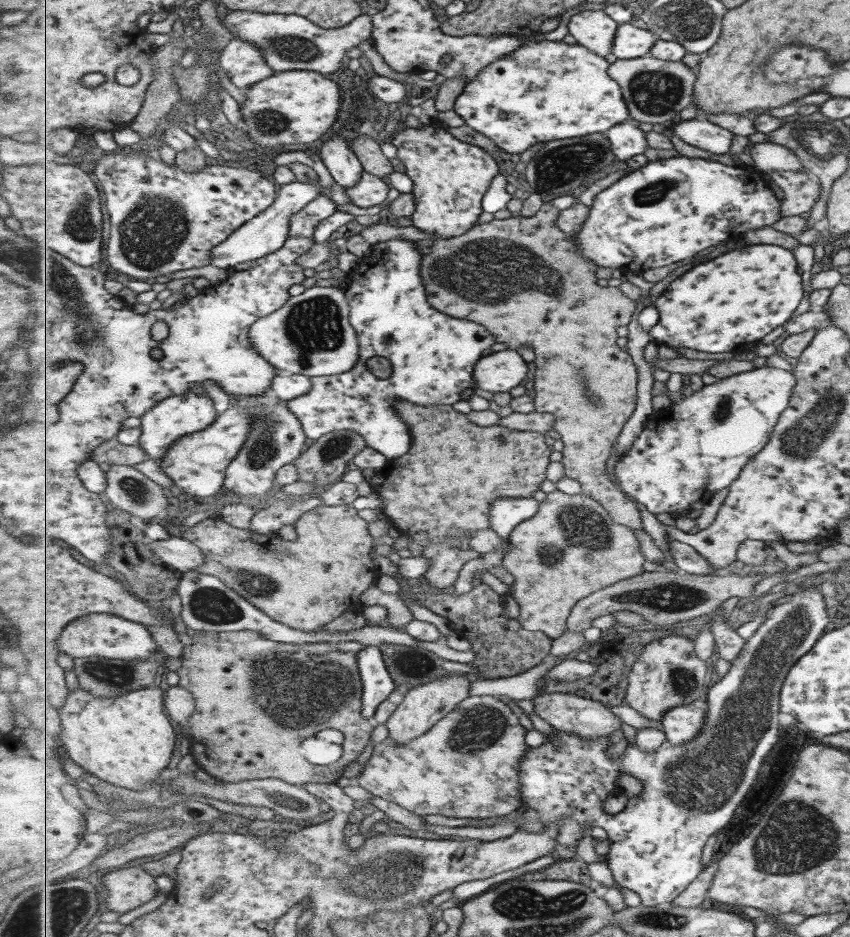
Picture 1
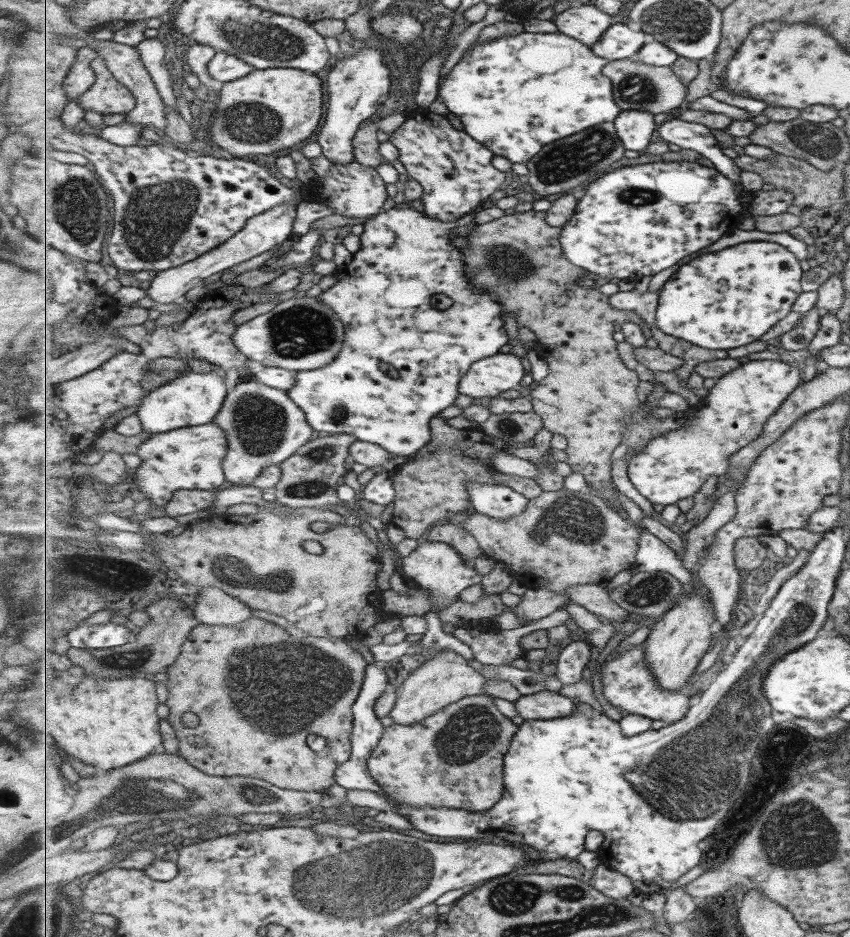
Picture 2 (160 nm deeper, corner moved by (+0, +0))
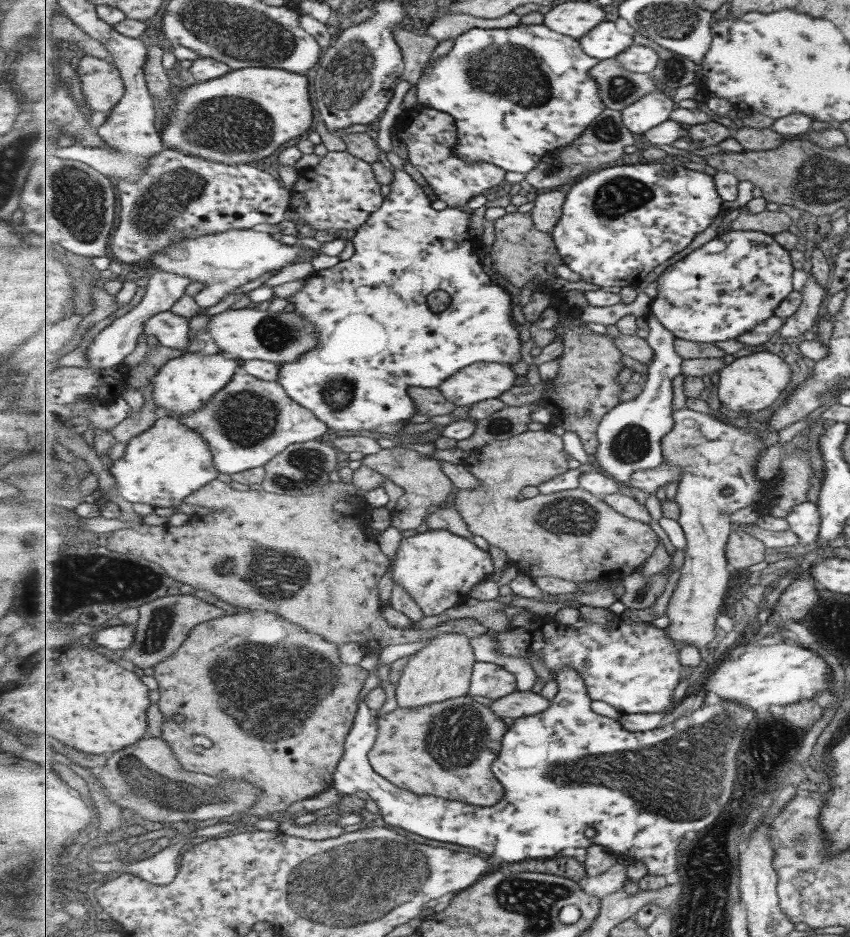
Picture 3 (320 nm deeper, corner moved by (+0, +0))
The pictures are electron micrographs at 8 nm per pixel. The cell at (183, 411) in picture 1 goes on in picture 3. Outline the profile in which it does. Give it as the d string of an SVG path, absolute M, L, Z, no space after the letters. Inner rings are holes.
M219 352L203 356L185 353L179 358L170 360L160 368L154 380L153 396L160 415L180 419L183 418L183 415L202 409L207 401L210 401L220 390L230 384L234 374L240 371L240 367L240 360L225 358Z

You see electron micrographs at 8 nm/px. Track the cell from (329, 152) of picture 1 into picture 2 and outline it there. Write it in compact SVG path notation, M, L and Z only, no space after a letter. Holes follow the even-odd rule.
M369 45L354 55L338 60L329 70L324 92L328 98L327 114L324 116L317 142L321 146L322 154L331 164L346 165L357 161L354 153L355 135L389 100L393 78L391 68L383 62L384 58L386 55L383 50L371 48Z

